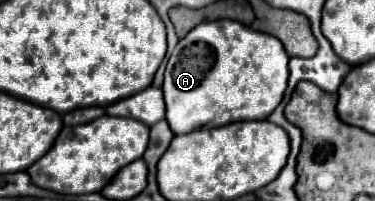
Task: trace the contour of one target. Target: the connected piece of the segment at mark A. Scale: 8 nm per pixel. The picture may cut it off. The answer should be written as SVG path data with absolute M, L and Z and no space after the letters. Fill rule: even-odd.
M205 21L173 49L163 81L167 123L175 135L237 121L267 119L281 103L289 79L289 55L273 35L231 21Z

